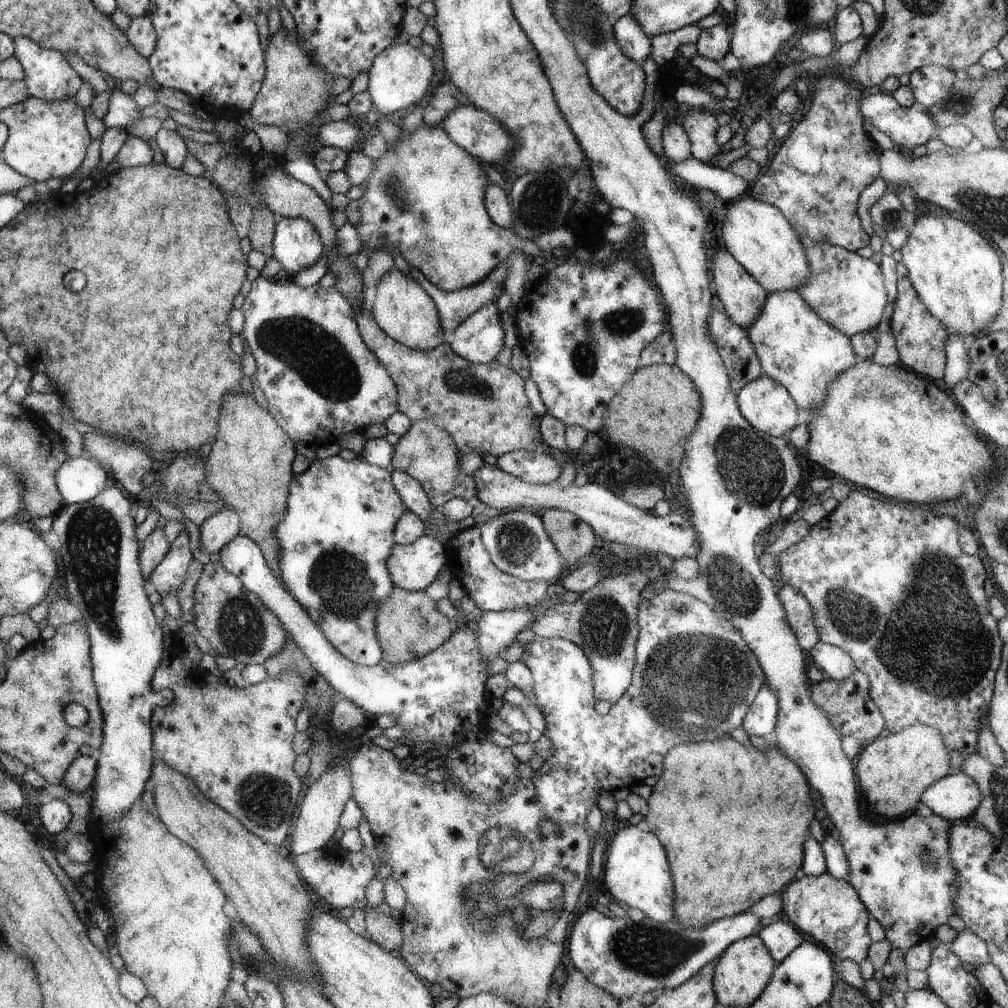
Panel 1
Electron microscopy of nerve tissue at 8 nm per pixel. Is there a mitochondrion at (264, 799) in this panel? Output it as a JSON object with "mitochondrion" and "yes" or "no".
{"mitochondrion":"yes"}

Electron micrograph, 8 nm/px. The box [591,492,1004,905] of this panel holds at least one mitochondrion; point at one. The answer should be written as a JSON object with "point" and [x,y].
{"point":[937,608]}

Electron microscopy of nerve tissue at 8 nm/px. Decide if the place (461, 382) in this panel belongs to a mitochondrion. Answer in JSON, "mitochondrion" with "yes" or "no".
{"mitochondrion":"yes"}

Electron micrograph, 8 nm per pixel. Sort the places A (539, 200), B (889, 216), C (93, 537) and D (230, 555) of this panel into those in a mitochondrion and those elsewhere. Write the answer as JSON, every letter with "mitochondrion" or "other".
{"A":"mitochondrion","B":"mitochondrion","C":"mitochondrion","D":"other"}

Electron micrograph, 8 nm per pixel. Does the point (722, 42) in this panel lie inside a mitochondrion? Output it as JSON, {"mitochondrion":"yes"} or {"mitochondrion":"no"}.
{"mitochondrion":"no"}

